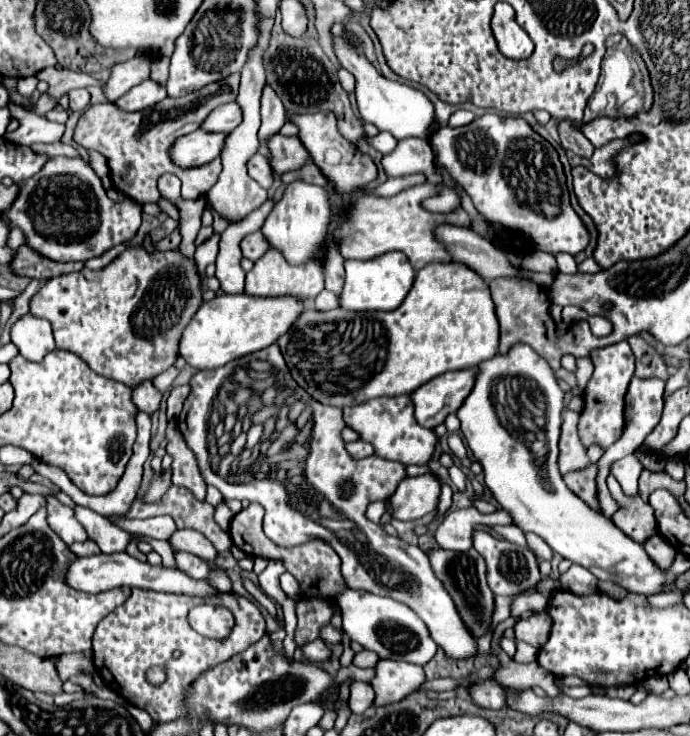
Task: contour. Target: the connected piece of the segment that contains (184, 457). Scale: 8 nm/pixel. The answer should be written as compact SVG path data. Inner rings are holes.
M175 423L167 425L167 453L173 457L171 483L187 487L199 501L205 501L205 483L197 467L195 453L185 445Z

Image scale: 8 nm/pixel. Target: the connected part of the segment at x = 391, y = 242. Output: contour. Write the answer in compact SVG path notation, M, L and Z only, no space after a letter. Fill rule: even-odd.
M417 185L409 187L395 197L377 197L377 195L361 195L353 201L353 207L349 211L347 221L339 227L337 235L341 241L341 255L345 259L373 259L389 251L403 251L411 265L419 271L429 263L449 263L451 253L447 251L445 259L445 245L437 239L435 229L439 225L461 225L471 229L471 217L463 207L451 211L451 213L431 213L423 209L423 201L427 197L435 197L439 193L439 185Z

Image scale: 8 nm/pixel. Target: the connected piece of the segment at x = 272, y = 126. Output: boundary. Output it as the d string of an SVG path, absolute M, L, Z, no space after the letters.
M265 85L263 95L261 95L261 129L259 129L259 139L269 139L275 133L279 133L281 125L285 123L285 109L277 93Z

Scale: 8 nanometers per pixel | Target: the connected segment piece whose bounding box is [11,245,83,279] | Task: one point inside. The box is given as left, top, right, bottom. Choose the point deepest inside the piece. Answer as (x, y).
(27, 263)

